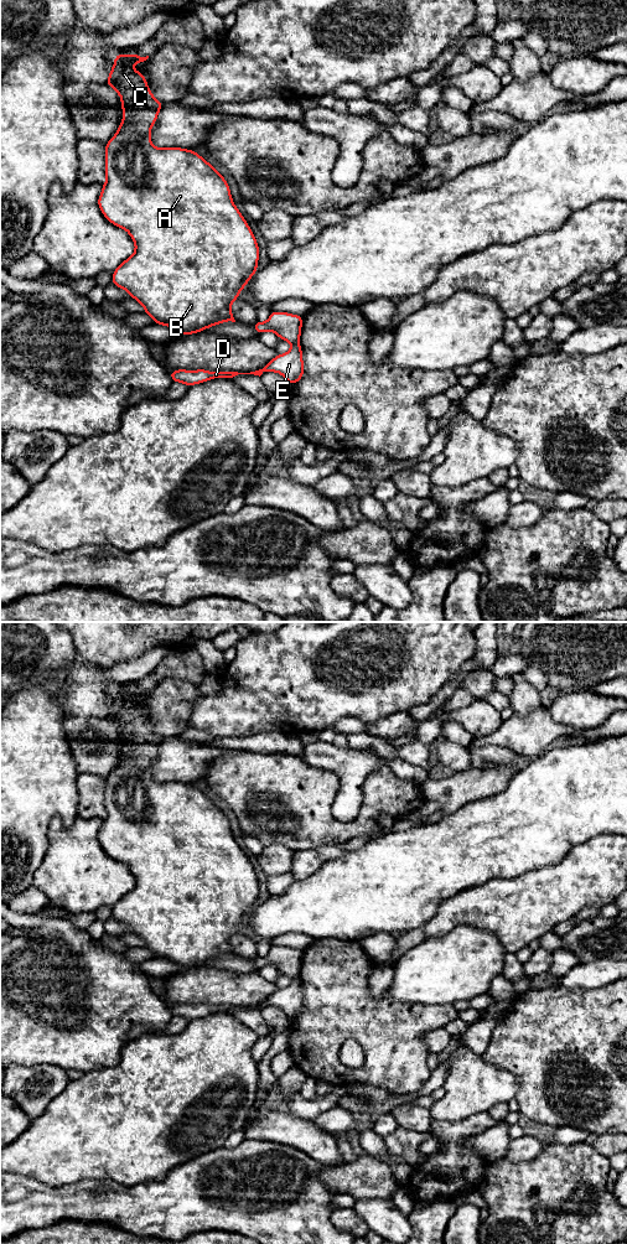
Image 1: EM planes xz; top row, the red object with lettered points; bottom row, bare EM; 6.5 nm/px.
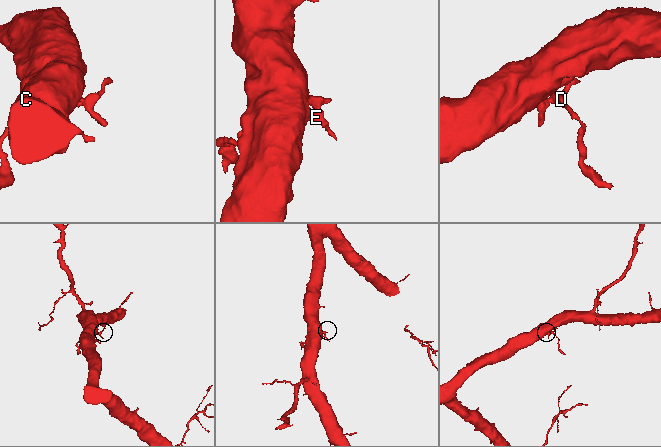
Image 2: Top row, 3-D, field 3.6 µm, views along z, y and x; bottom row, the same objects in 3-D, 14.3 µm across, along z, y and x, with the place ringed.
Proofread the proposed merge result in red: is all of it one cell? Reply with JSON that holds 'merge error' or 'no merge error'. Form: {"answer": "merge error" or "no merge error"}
{"answer": "merge error"}

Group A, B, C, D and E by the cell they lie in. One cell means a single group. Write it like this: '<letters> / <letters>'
A B C / D E

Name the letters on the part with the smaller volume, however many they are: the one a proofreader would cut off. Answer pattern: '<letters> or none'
D, E

